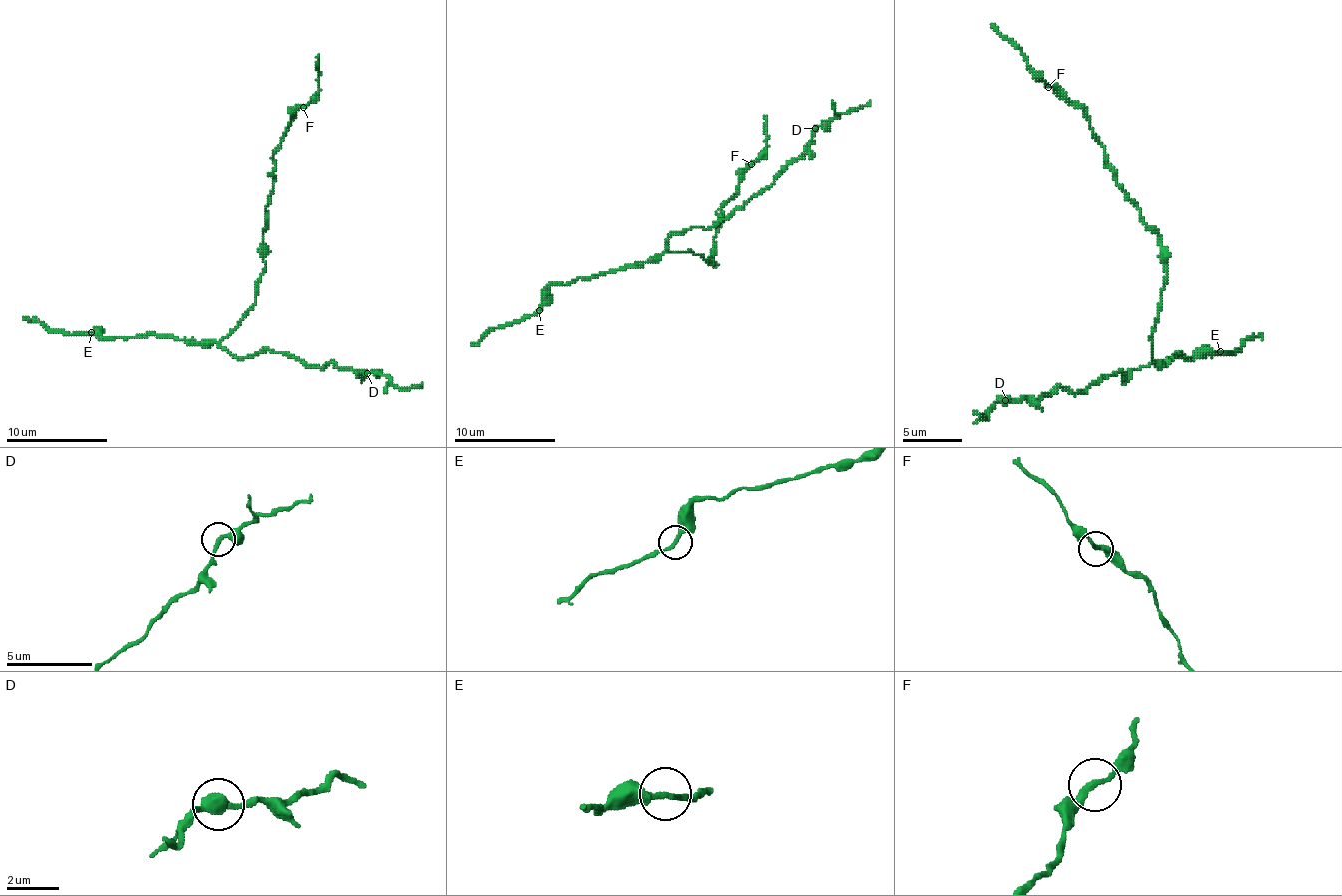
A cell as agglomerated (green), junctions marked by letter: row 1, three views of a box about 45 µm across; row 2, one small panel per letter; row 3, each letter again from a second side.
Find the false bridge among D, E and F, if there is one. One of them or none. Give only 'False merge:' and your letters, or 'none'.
False merge: D

